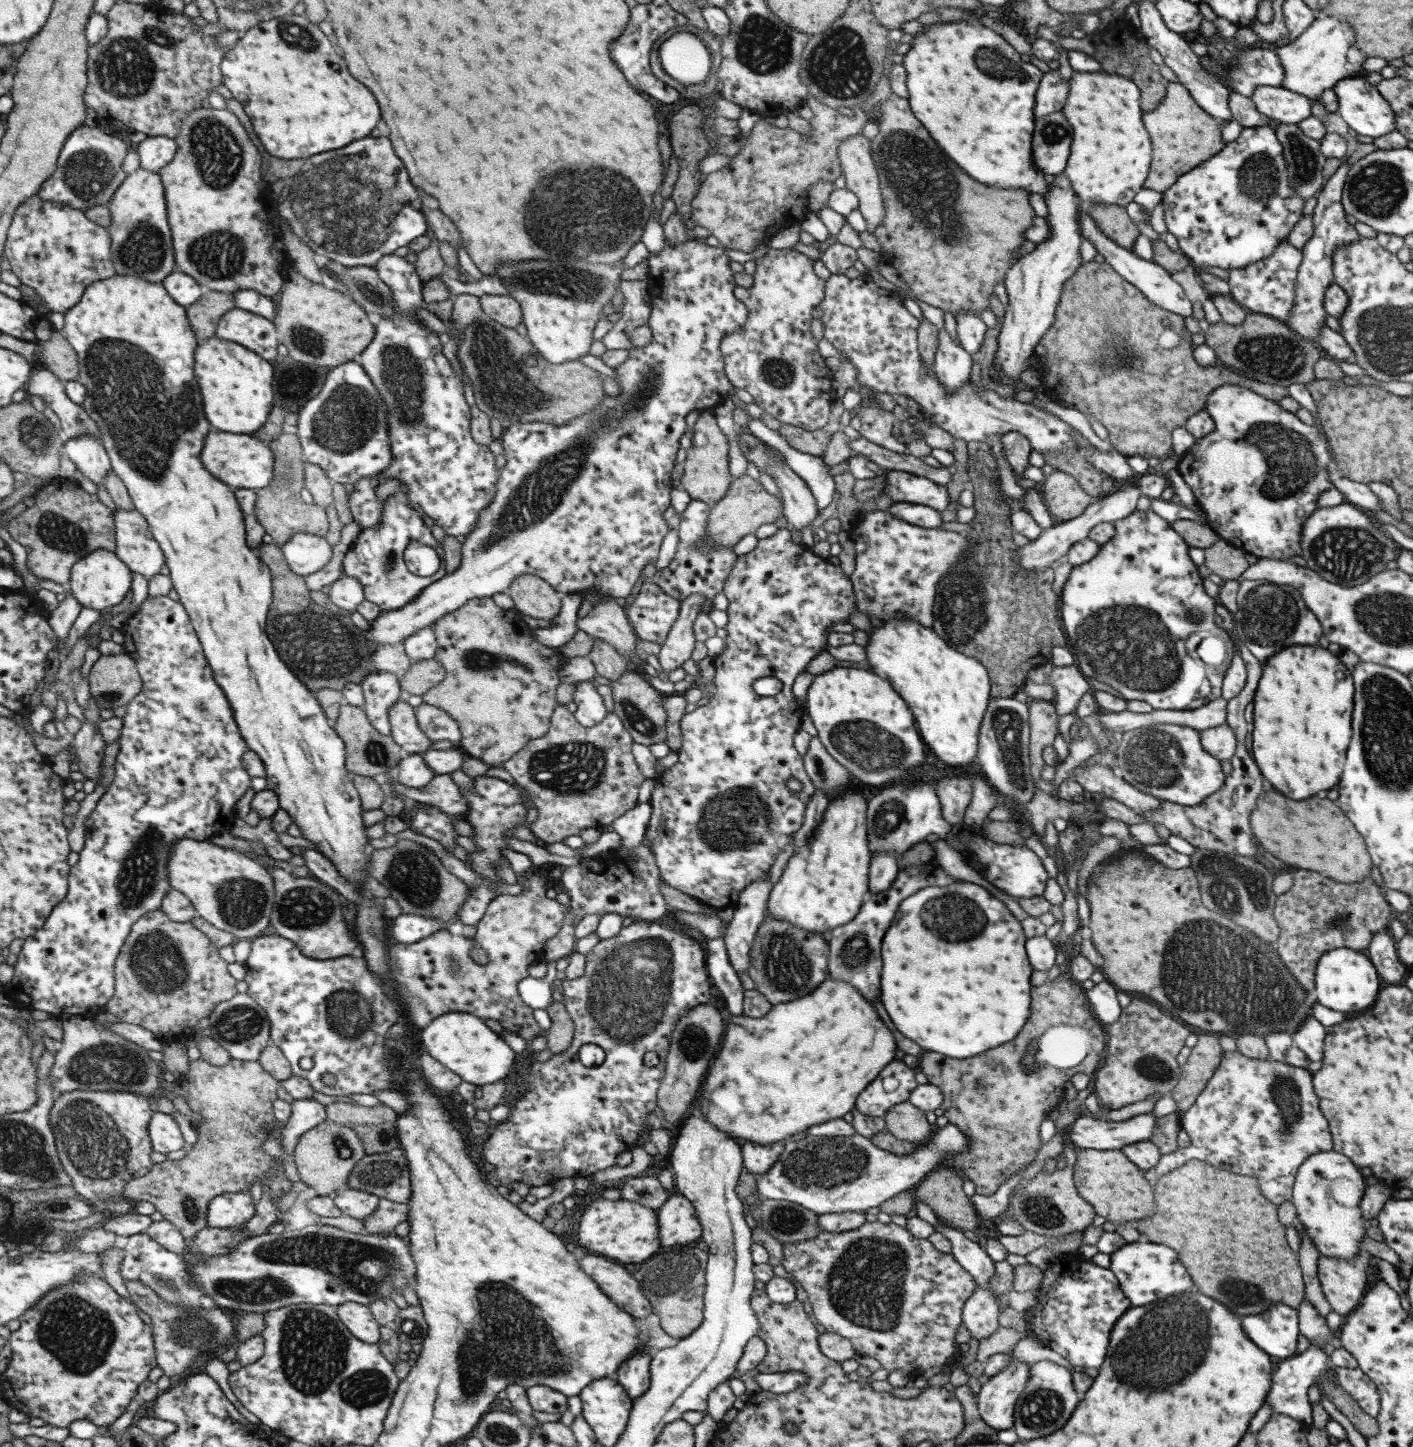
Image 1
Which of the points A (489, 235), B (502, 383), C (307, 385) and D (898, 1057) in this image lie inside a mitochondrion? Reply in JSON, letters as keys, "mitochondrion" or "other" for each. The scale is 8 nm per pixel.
{"A":"other","B":"mitochondrion","C":"mitochondrion","D":"other"}

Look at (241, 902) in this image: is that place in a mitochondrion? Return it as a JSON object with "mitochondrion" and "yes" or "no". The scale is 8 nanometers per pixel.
{"mitochondrion":"yes"}

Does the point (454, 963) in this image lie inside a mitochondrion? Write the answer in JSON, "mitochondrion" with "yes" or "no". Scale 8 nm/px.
{"mitochondrion":"yes"}

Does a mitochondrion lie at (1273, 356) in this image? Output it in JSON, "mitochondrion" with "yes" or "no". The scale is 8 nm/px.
{"mitochondrion":"yes"}

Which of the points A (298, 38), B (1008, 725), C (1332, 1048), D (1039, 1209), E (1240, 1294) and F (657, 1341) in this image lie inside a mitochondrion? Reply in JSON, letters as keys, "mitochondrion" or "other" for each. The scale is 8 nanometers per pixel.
{"A":"mitochondrion","B":"mitochondrion","C":"other","D":"mitochondrion","E":"mitochondrion","F":"other"}

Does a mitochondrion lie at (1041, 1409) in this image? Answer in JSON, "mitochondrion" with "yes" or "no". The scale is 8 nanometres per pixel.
{"mitochondrion":"yes"}

